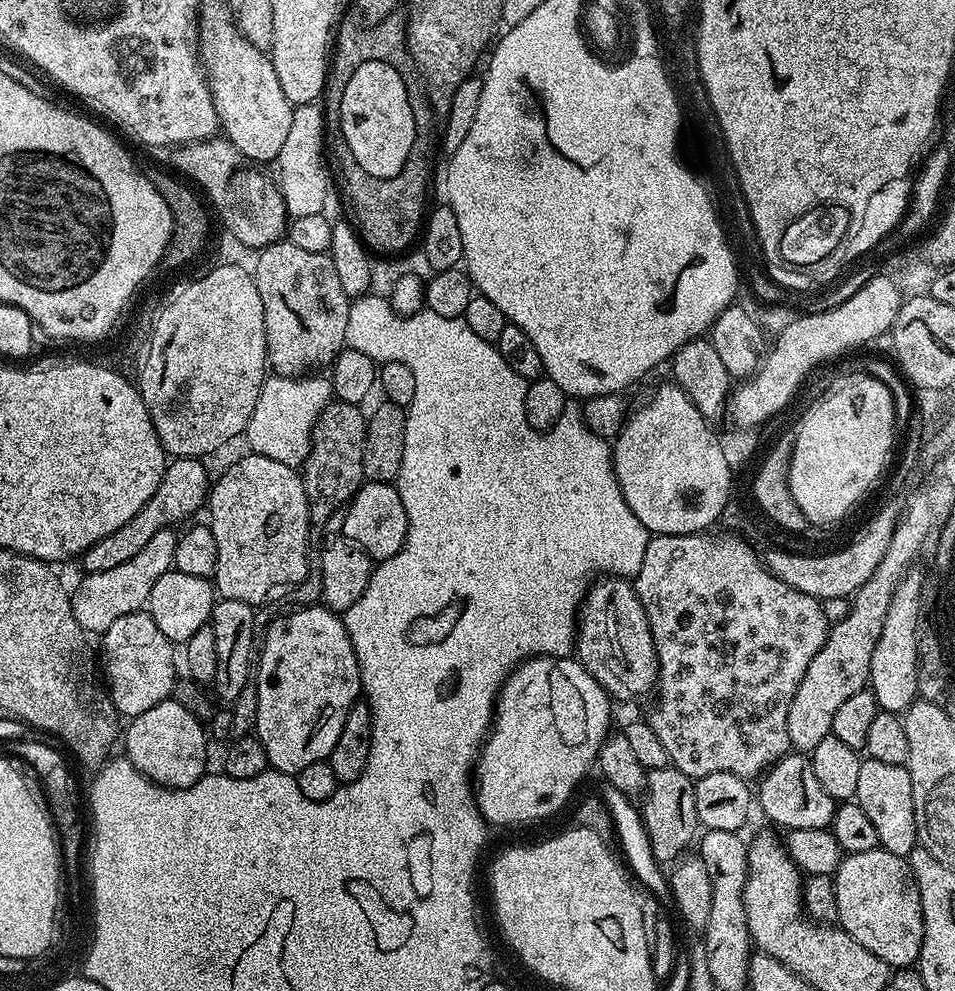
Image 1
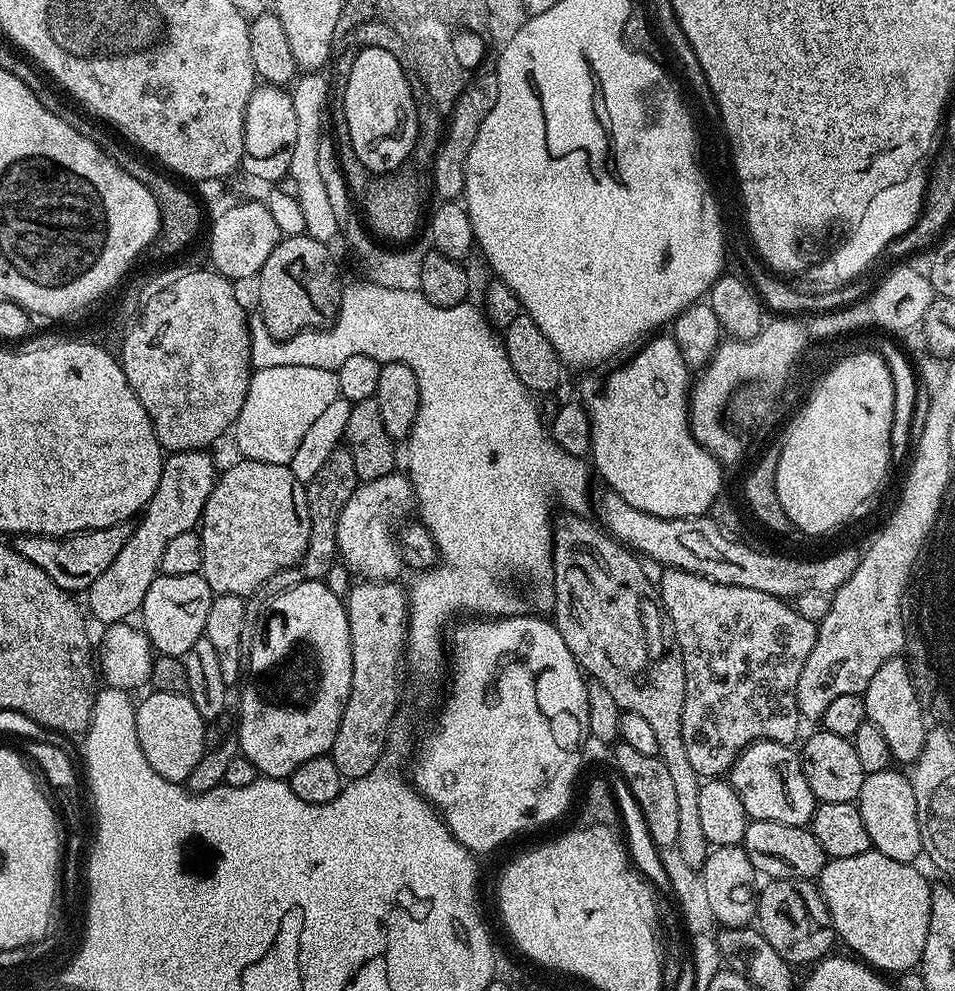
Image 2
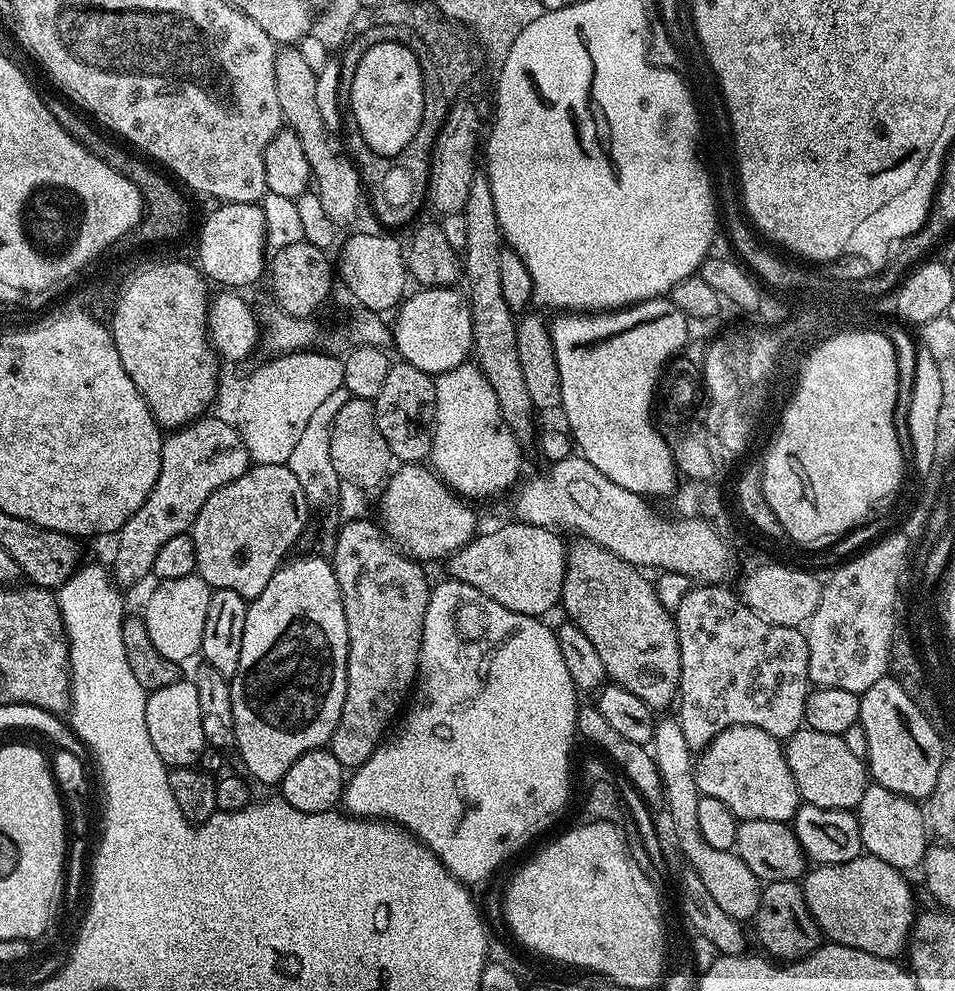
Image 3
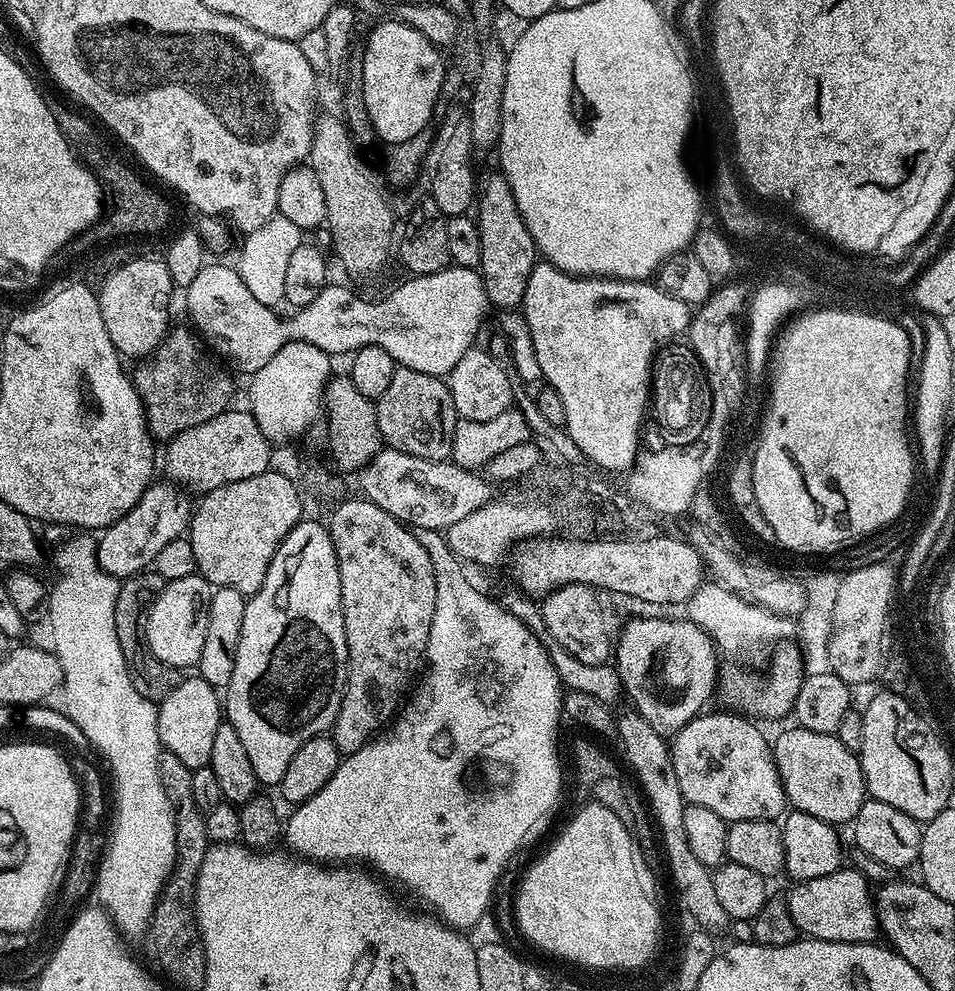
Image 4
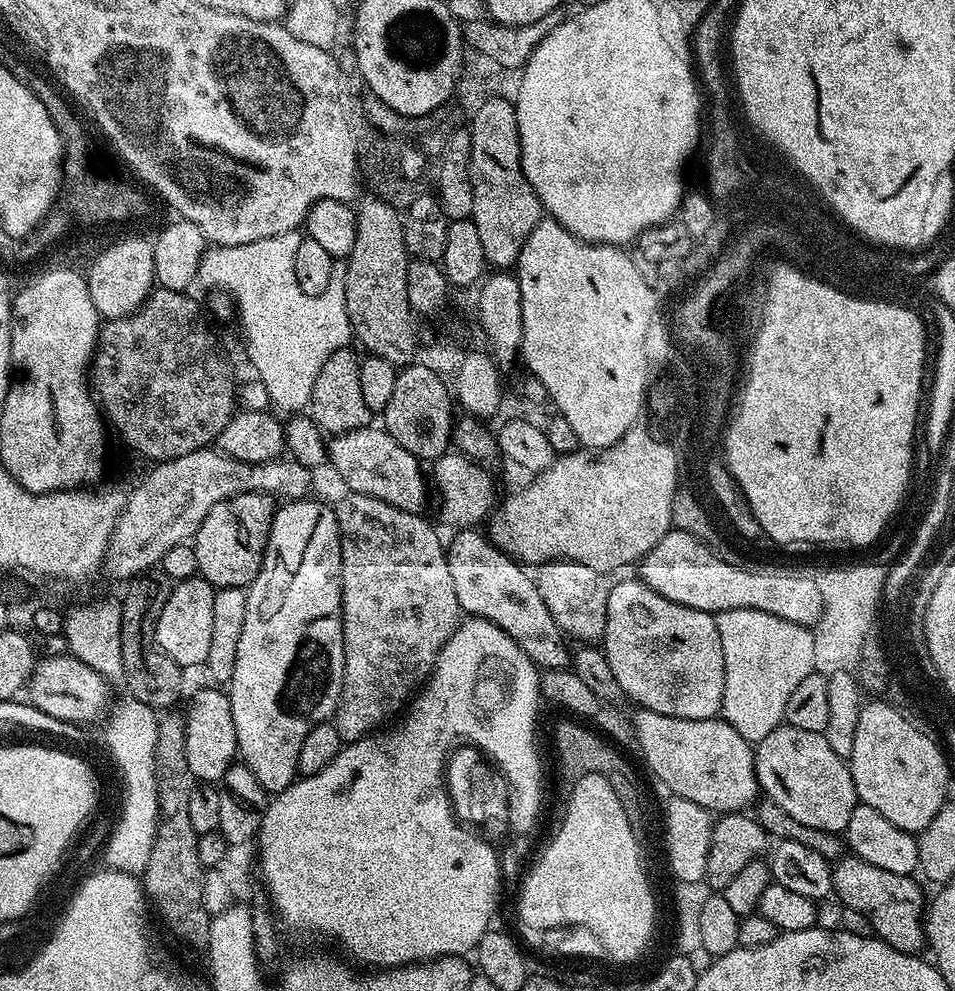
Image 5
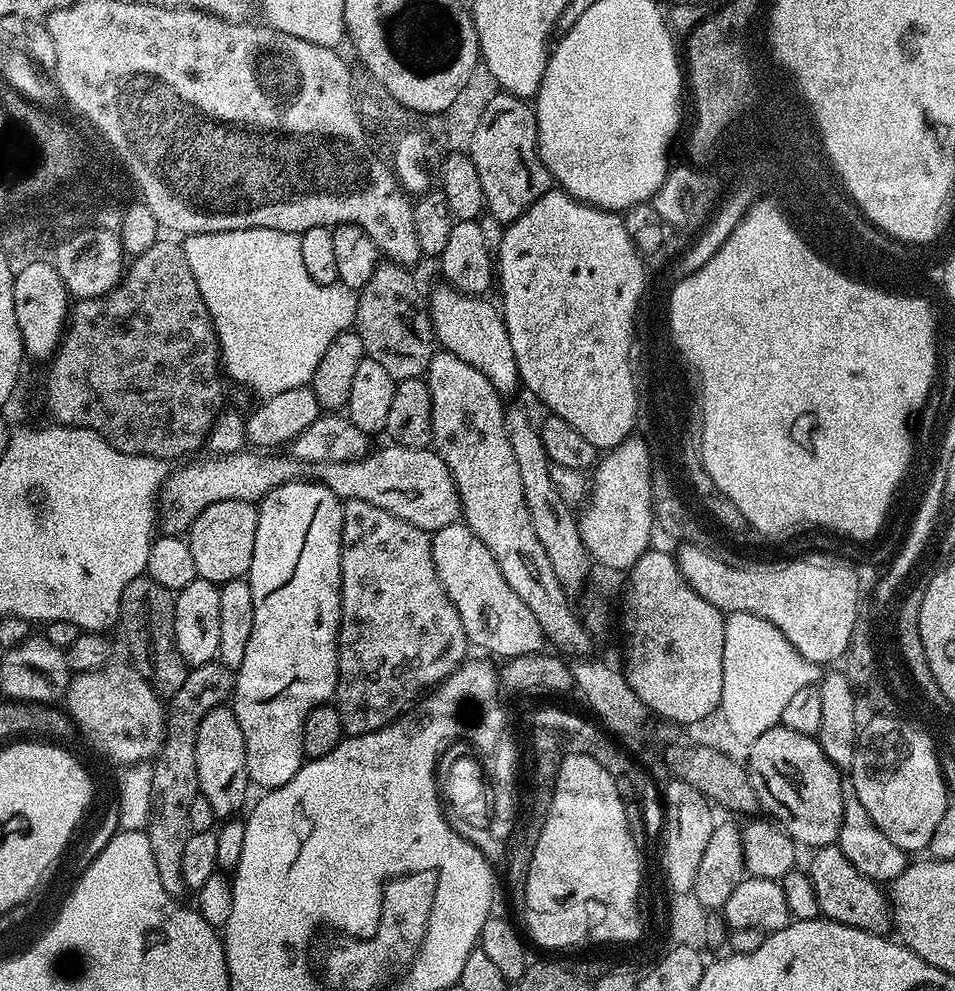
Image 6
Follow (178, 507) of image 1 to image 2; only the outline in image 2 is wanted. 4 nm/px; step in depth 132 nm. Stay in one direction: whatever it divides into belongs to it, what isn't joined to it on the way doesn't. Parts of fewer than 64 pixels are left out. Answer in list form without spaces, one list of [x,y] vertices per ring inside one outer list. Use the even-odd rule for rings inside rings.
[[[125,522],[105,528],[95,528],[92,532],[74,532],[71,536],[63,538],[16,536],[14,547],[18,554],[22,554],[22,558],[30,558],[30,562],[34,562],[38,570],[46,570],[46,574],[50,574],[50,578],[54,578],[58,586],[62,586],[67,592],[80,594],[94,582],[98,582],[98,578],[102,578],[106,570],[110,570],[114,558],[118,558],[122,546],[126,546],[126,542],[132,537],[132,530],[133,525]]]

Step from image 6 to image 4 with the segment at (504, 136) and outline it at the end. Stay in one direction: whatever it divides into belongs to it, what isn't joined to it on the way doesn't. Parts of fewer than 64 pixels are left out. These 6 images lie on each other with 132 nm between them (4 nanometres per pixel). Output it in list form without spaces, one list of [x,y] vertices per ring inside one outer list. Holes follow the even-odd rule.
[[[493,170],[479,177],[474,219],[482,238],[482,262],[478,271],[489,305],[493,309],[519,309],[524,302],[526,282],[530,280],[530,274],[538,262],[538,253],[534,238],[530,230],[526,230],[526,222],[518,210],[518,202],[514,202],[514,194],[503,172]]]

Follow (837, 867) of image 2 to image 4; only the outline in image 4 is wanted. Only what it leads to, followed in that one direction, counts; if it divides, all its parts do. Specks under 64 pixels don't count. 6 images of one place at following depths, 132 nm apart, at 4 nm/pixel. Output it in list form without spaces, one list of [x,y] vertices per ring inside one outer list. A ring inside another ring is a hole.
[[[841,866],[826,878],[810,878],[793,883],[786,893],[790,918],[794,918],[797,933],[814,940],[870,944],[877,939],[876,901],[873,889],[868,889],[869,877],[851,866]]]

